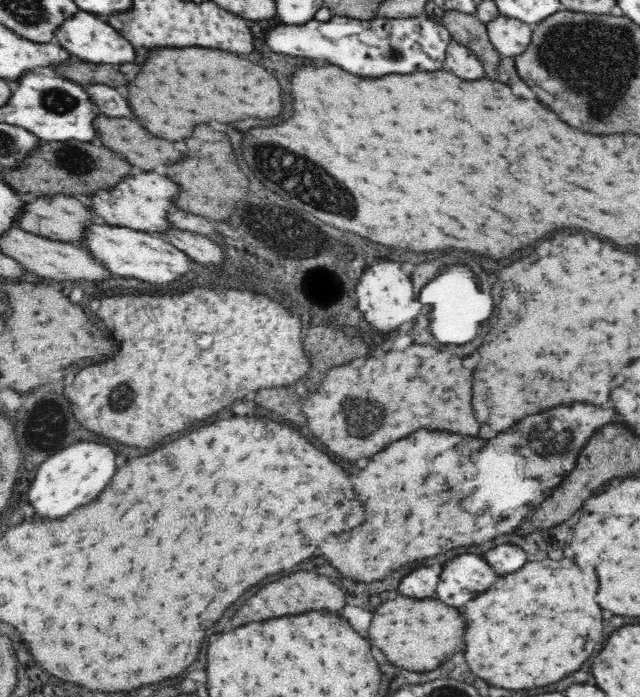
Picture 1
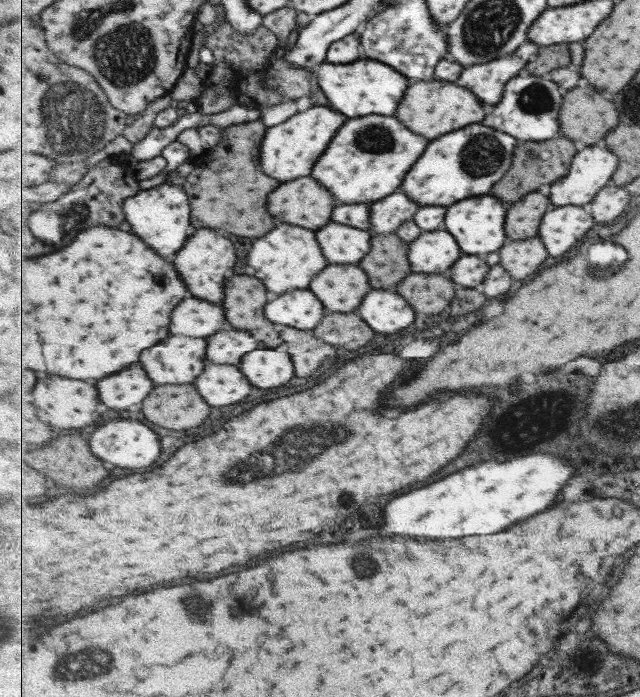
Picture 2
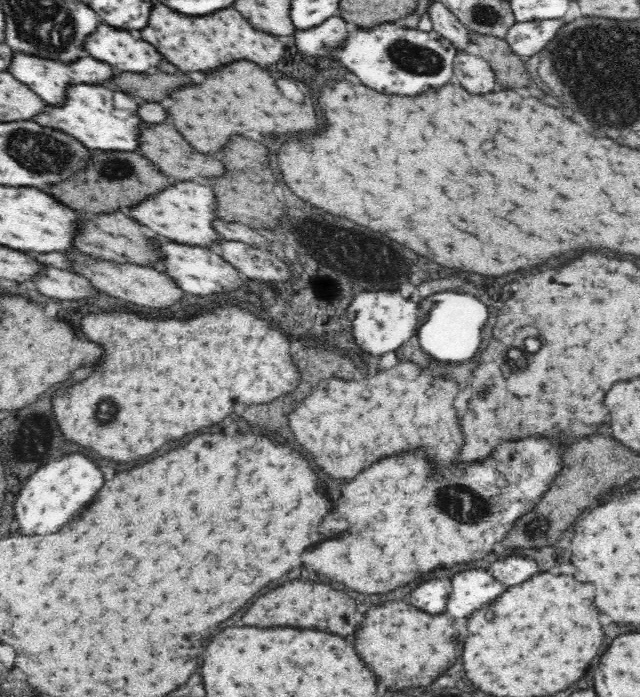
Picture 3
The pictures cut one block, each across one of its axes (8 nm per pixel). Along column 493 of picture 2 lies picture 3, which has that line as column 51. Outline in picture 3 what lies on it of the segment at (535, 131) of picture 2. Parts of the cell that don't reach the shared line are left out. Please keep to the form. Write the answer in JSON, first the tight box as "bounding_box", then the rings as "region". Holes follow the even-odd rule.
{"bounding_box":[33,84,147,152],"region":[[[79,84],[71,86],[66,105],[60,108],[53,106],[52,110],[40,113],[33,121],[54,130],[62,130],[80,139],[88,148],[98,151],[138,152],[142,145],[142,130],[147,124],[139,115],[142,102],[113,87]]]}

